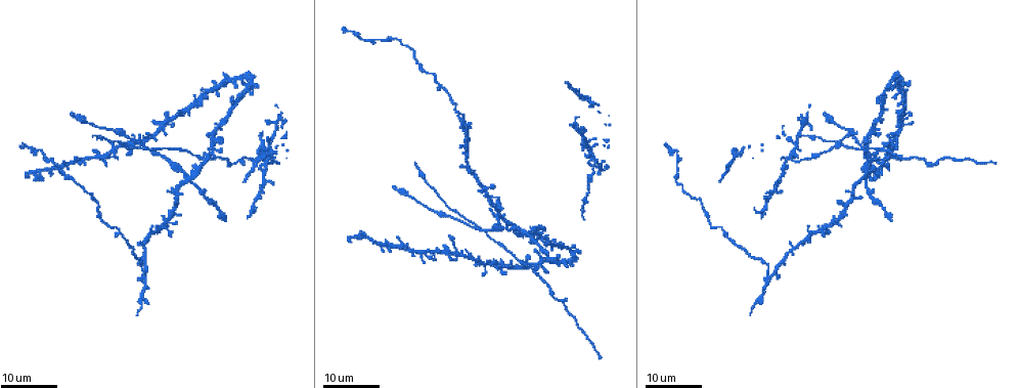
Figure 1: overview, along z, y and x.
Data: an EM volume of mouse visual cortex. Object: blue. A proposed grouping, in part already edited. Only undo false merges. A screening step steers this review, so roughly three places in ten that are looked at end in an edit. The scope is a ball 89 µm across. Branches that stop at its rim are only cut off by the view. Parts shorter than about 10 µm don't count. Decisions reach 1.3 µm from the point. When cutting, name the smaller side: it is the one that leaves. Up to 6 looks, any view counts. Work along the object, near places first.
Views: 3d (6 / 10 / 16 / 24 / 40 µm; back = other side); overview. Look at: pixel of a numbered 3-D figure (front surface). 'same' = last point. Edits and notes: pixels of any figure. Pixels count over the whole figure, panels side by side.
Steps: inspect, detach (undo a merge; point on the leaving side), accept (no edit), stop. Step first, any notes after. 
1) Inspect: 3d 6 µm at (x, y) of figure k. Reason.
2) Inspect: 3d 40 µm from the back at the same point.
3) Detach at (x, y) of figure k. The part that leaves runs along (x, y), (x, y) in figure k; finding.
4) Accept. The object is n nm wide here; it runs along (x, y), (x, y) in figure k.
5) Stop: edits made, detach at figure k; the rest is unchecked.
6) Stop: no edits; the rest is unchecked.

Inspect: 3d 16 µm at (184, 179) of figure 1.

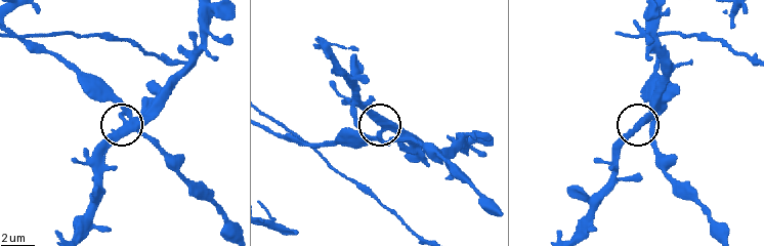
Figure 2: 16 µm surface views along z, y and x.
Inspect: 3d 10 µm at (384, 126) of figure 2.

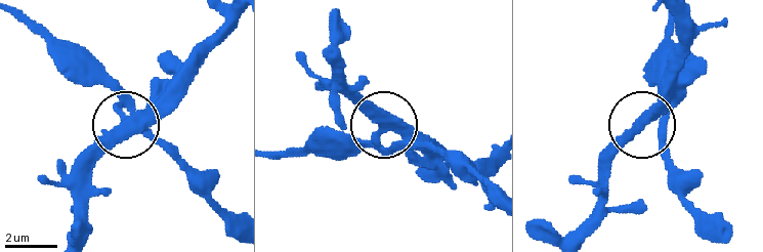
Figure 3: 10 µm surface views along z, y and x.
Detach at (94, 83) of figure 3. The part that leaves runs along (122, 113), (109, 90), (76, 75), (16, 19) in figure 3; a second cell is stuck on.

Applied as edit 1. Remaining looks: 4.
Inspect: 3d 24 µm at (265, 160) of figure 1.

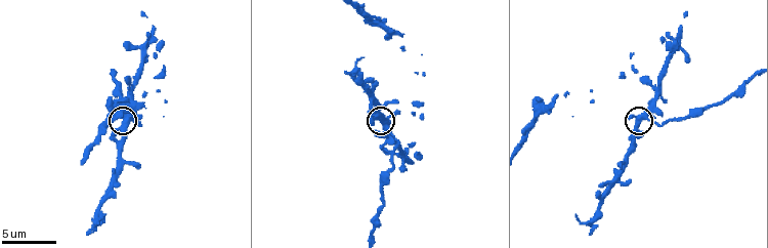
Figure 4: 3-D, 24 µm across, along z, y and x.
Inspect: 3d 10 µm at (127, 118) of figure 4. Closer look.

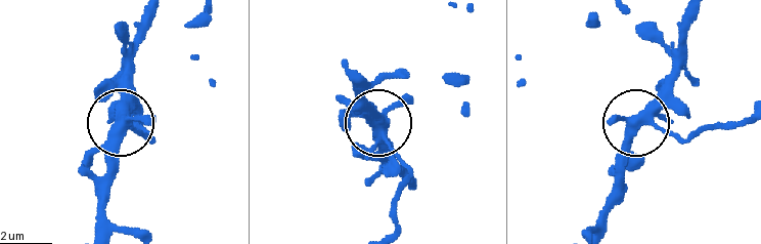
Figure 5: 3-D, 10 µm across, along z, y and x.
Detach at (154, 141) of figure 5. The part that leaves runs along (656, 126), (694, 133), (747, 120) in figure 5; a second cell is stuck on.

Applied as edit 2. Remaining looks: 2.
Stop: edits made, detach at figure 3, detach at figure 5; the rest is unchecked.

